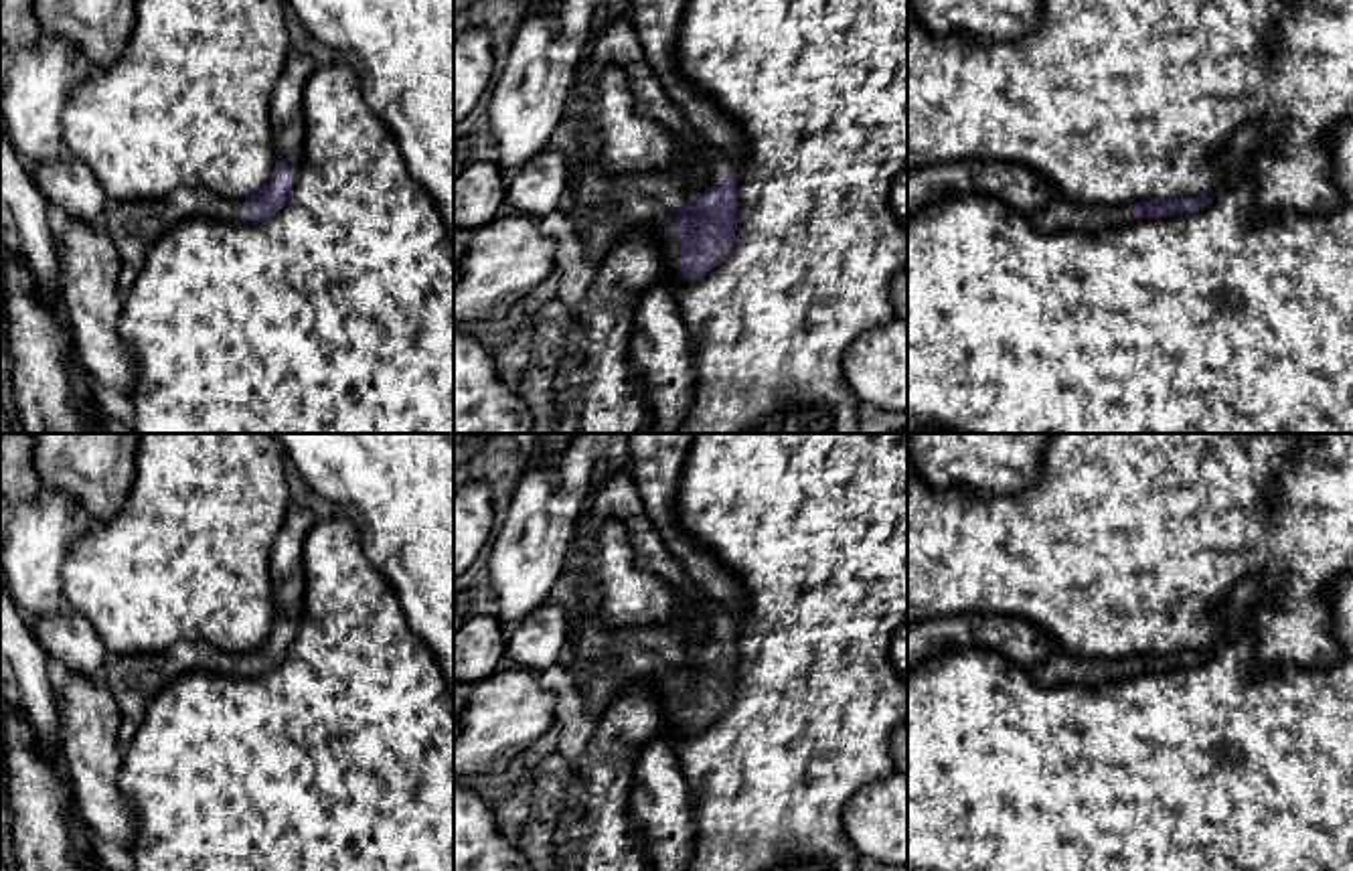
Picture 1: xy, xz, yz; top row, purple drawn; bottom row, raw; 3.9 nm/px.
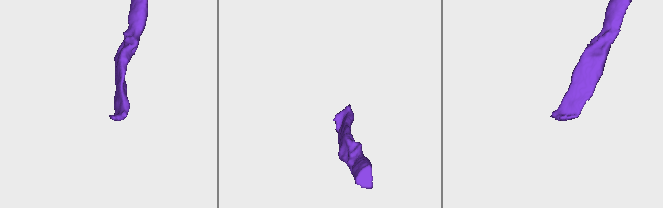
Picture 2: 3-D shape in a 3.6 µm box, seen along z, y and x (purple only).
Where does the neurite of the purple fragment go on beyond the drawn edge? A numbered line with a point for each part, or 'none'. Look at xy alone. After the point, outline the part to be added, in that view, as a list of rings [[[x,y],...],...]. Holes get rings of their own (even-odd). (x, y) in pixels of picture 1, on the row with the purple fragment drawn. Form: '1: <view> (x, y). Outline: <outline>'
1: xy (134, 225). Outline: [[[178,188],[154,201],[109,201],[105,231],[120,255],[120,290],[128,294],[142,271],[150,247],[172,227],[192,217],[221,219],[233,213],[219,194],[205,188]]]

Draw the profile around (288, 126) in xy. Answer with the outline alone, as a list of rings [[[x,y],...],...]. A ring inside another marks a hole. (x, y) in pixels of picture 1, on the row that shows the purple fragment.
[[[290,55],[269,99],[269,122],[275,158],[300,168],[306,140],[302,107],[304,87],[316,63],[304,55]]]

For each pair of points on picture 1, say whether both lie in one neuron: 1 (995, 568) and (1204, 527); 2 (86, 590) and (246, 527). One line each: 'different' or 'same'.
1: same
2: same

